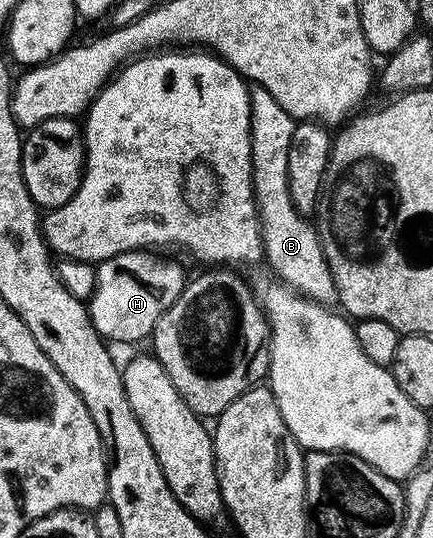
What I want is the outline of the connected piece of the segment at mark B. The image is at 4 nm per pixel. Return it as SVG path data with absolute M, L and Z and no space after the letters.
M252 85L251 92L251 171L255 177L255 204L259 208L259 231L263 234L263 257L266 265L271 265L275 269L274 277L282 282L284 286L291 287L296 294L303 295L304 298L311 298L314 302L331 304L336 301L335 285L333 284L333 276L329 272L329 264L325 260L325 252L319 243L319 231L314 225L311 226L304 215L297 212L297 208L293 204L293 196L289 196L289 144L293 144L293 128L296 124L296 119L289 116L289 112L285 112L285 108L281 108L281 104L277 104L277 100L273 100L273 96L269 96L269 92L265 92L265 88Z

